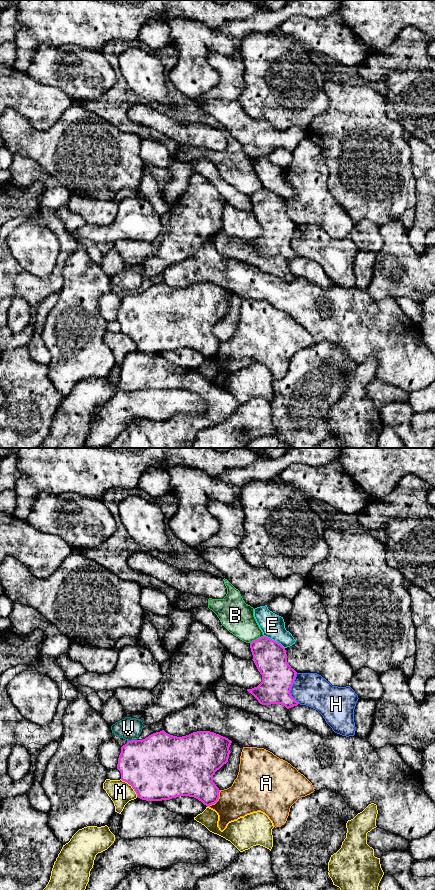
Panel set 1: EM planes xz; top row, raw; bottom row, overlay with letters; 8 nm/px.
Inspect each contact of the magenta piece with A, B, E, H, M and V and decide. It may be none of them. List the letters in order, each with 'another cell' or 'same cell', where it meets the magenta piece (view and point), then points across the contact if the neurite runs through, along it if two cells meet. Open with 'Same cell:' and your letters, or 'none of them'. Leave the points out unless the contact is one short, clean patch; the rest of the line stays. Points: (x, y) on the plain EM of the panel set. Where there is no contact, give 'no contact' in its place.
Same cell: none of them
A: another cell | xz (217, 352)
B: another cell | xz (257, 191) | along xz (263, 187), (250, 195)
E: another cell | xz (273, 192)
H: another cell | xz (290, 240)
M: another cell | xz (131, 337)
V: another cell | xz (132, 292)

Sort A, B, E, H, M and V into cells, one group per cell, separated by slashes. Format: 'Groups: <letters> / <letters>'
Groups: A / B / E / H / M / V

